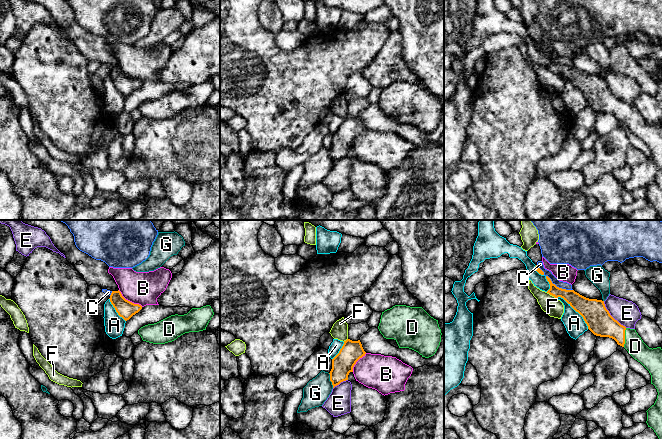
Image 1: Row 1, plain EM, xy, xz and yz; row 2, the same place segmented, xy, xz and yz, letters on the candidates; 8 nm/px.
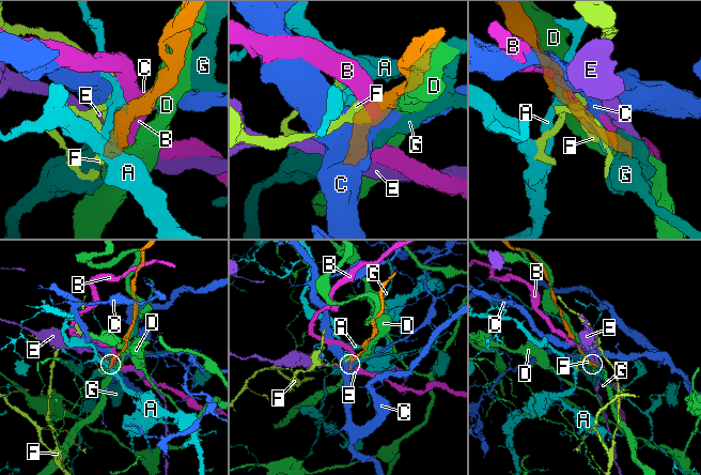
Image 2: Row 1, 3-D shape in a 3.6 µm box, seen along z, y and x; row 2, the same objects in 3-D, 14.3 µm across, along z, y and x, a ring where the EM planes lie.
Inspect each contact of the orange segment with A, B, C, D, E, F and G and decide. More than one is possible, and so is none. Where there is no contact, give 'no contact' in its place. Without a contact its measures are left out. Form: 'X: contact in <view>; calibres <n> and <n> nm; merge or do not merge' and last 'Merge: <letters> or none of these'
A: contact in yz; calibres 200 and 160 nm; do not merge
B: contact in xy; calibres 140 and 260 nm; do not merge
C: contact in yz; calibres 140 and 60 nm; do not merge
D: contact in yz; calibres 200 and 160 nm; merge
E: contact in yz; calibres 200 and 200 nm; do not merge
F: contact in yz; calibres 140 and 150 nm; do not merge
G: contact in xz; calibres 180 and 200 nm; do not merge
Merge: D

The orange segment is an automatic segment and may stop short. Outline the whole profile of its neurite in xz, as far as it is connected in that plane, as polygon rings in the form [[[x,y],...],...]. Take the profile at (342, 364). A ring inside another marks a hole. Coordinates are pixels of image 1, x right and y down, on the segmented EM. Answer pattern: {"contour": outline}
{"contour": [[[347,339],[344,341],[339,353],[332,359],[332,369],[329,374],[333,388],[348,380],[348,375],[350,372],[353,372],[354,365],[365,354],[366,352],[360,340],[352,341]]]}

